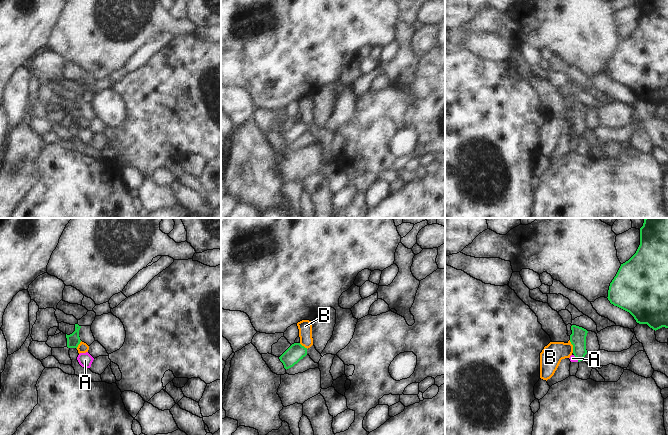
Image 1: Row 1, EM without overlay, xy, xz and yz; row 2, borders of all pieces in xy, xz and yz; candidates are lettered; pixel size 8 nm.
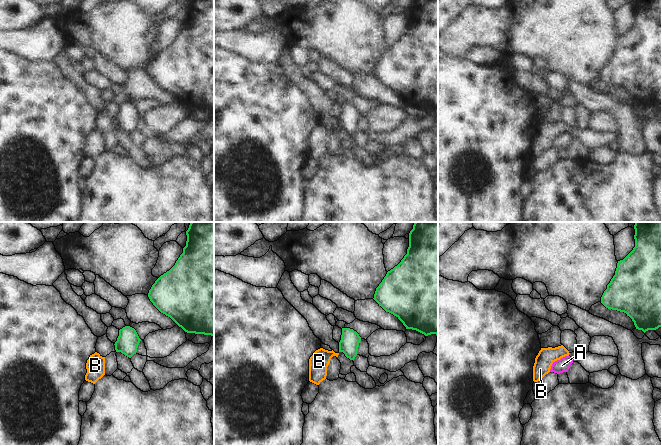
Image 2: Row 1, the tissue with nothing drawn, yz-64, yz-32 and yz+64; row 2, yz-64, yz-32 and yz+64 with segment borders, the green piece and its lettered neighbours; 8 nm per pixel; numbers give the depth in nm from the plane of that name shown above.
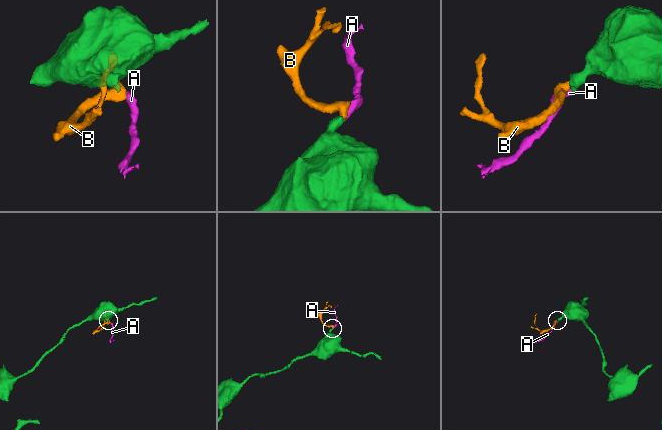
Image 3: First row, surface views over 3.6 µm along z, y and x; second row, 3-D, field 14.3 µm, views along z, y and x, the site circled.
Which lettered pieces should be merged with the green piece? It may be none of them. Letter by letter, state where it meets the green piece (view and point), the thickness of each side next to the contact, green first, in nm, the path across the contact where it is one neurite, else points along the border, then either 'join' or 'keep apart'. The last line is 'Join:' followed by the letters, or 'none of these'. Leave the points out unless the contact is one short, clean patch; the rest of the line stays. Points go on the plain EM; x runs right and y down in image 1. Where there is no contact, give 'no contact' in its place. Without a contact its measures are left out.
A: meets green in yz at (576, 133); 130 nm thick on the green side, 50 nm on the other; runs through yz (578, 113), (576, 133), (572, 134); join
B: meets green in yz at (573, 122); 130 nm thick on the green side, 170 nm on the other; border along yz (569, 116), (573, 128); keep apart
Join: A

